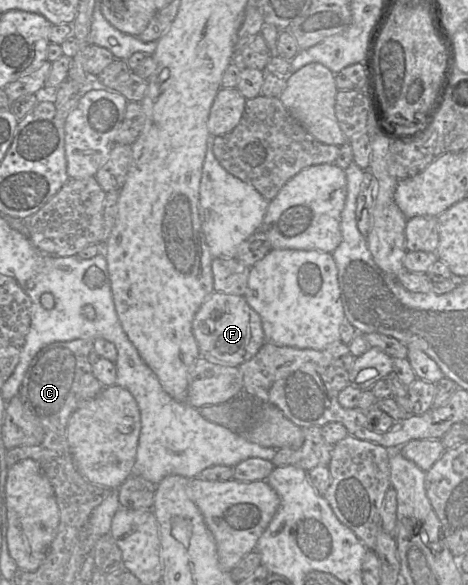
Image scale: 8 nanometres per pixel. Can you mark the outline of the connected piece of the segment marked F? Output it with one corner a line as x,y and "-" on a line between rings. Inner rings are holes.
214,291
196,312
192,331
200,356
227,366
239,366
250,360
266,342
259,314
248,304
244,295
-
214,314
219,314
210,320

